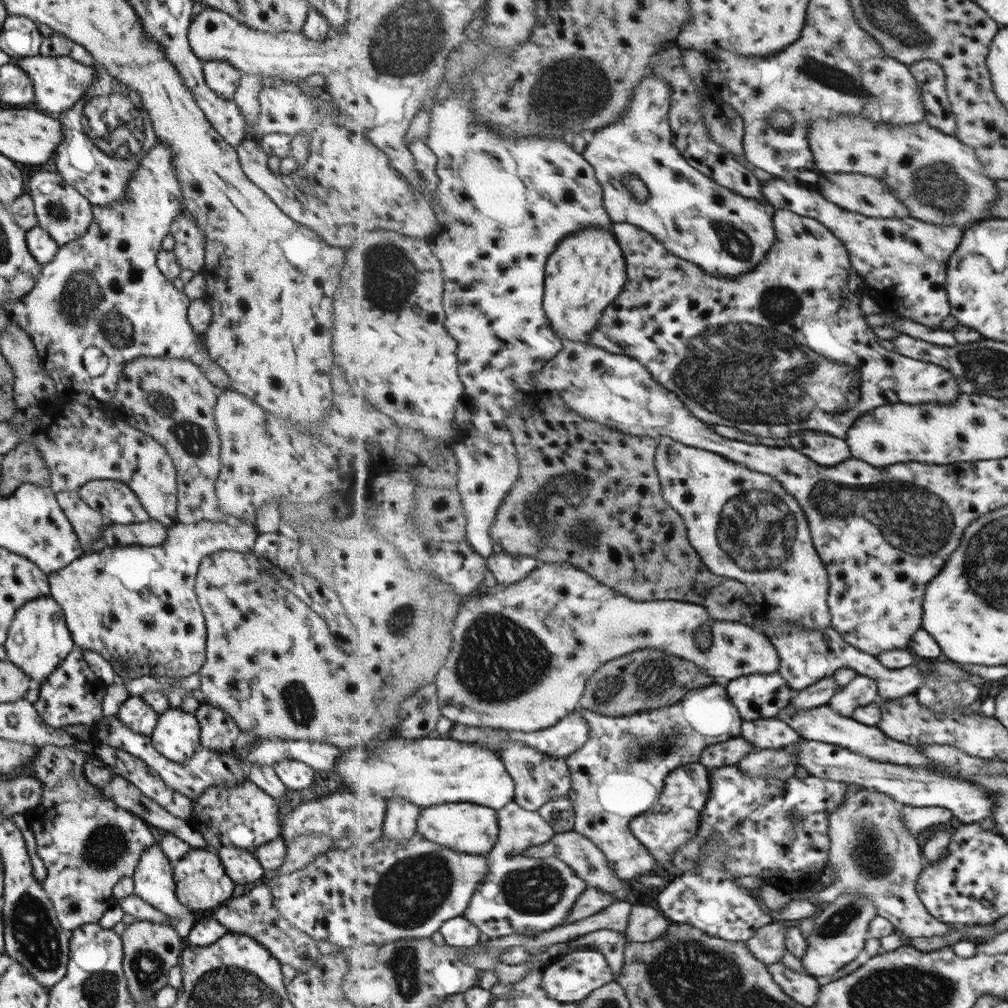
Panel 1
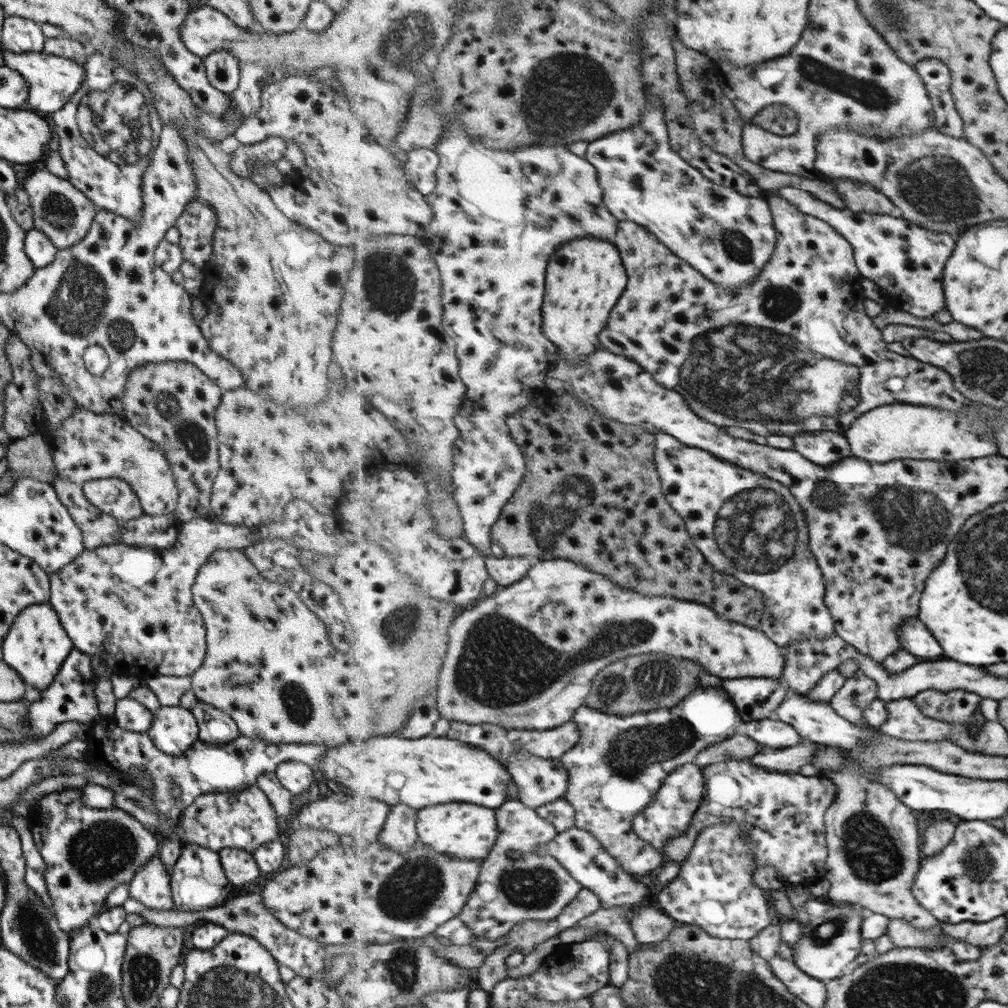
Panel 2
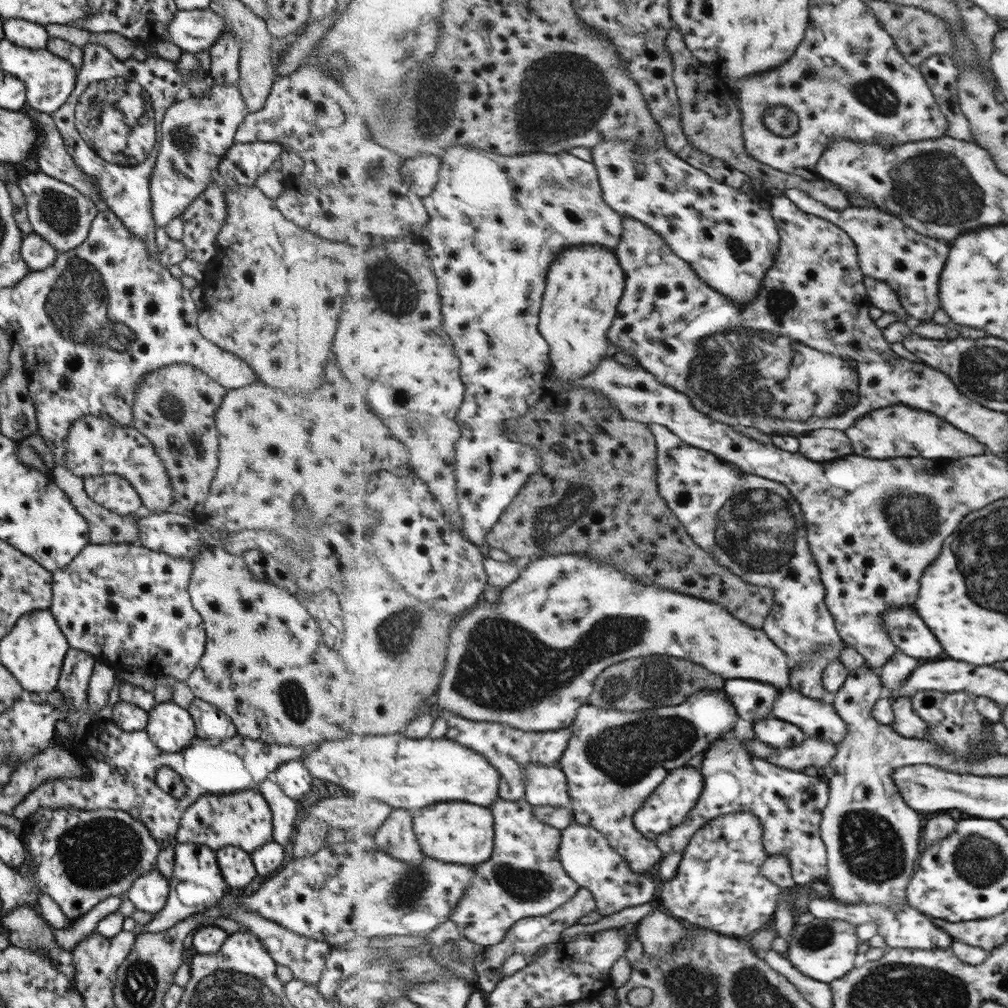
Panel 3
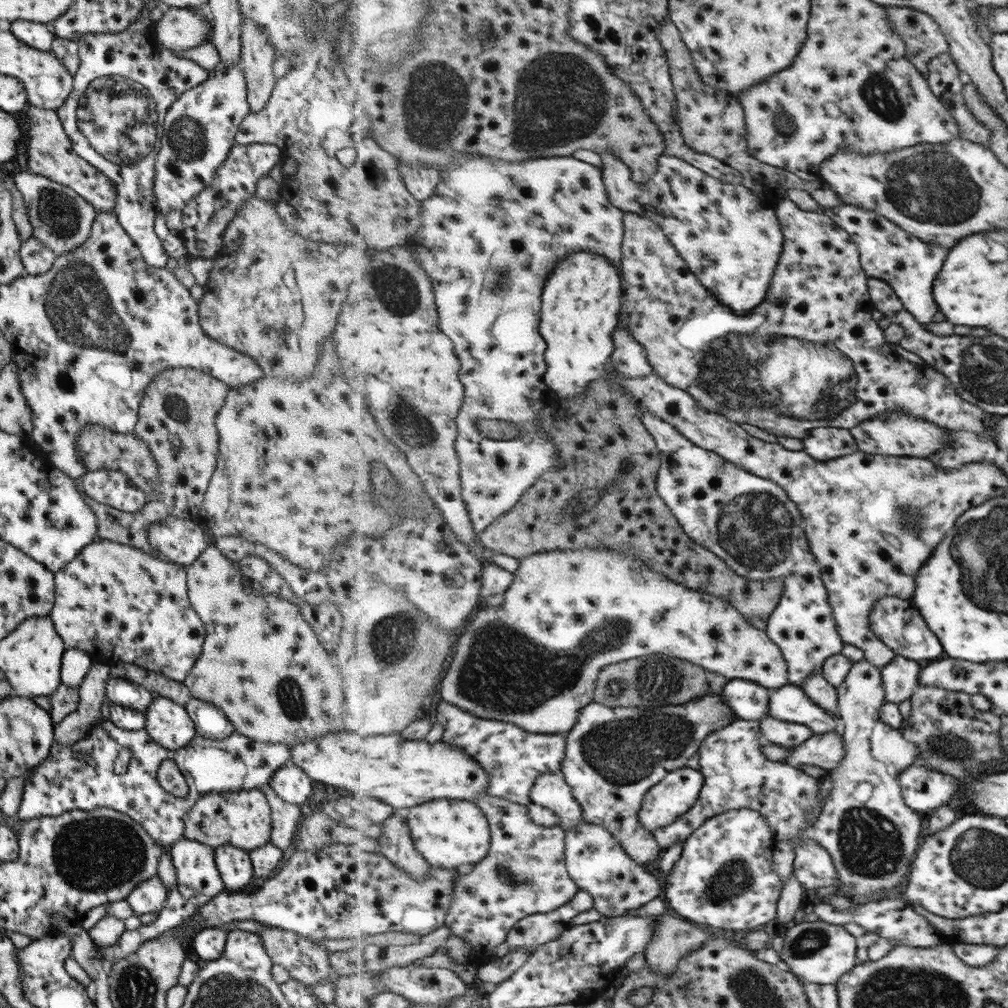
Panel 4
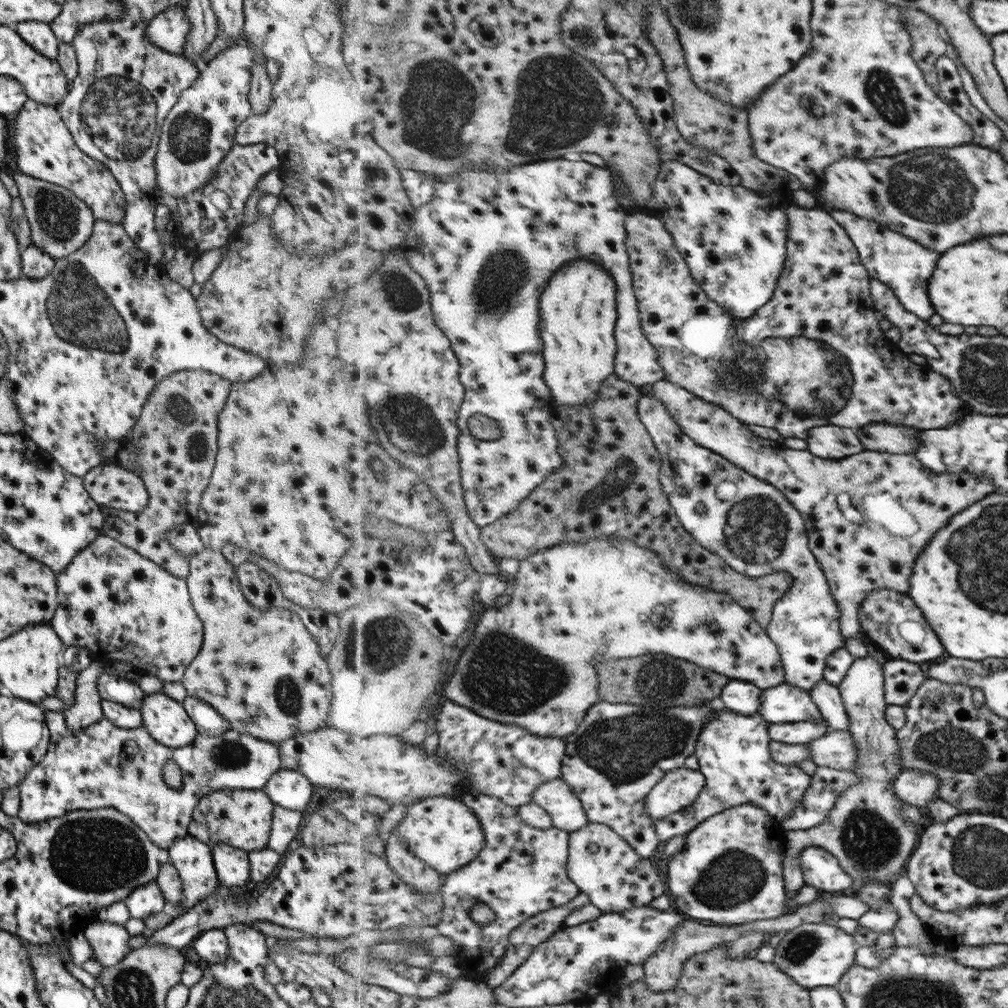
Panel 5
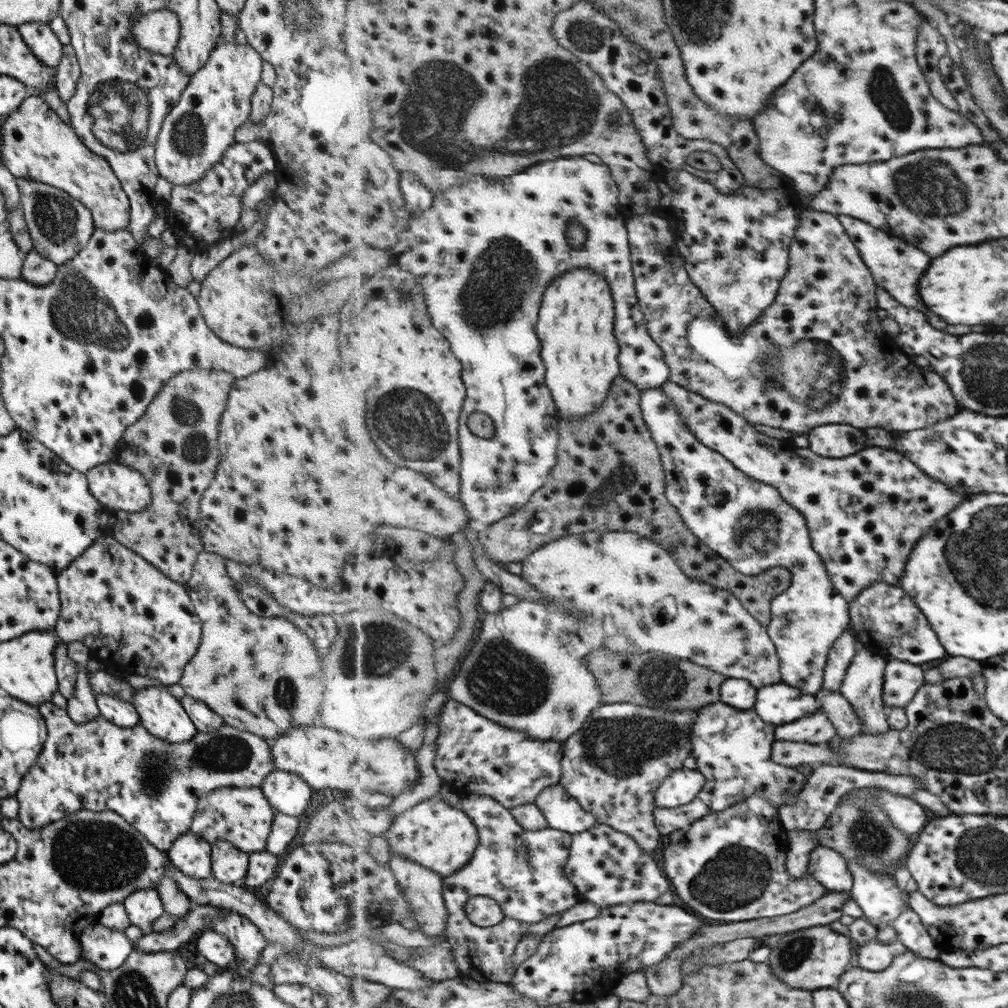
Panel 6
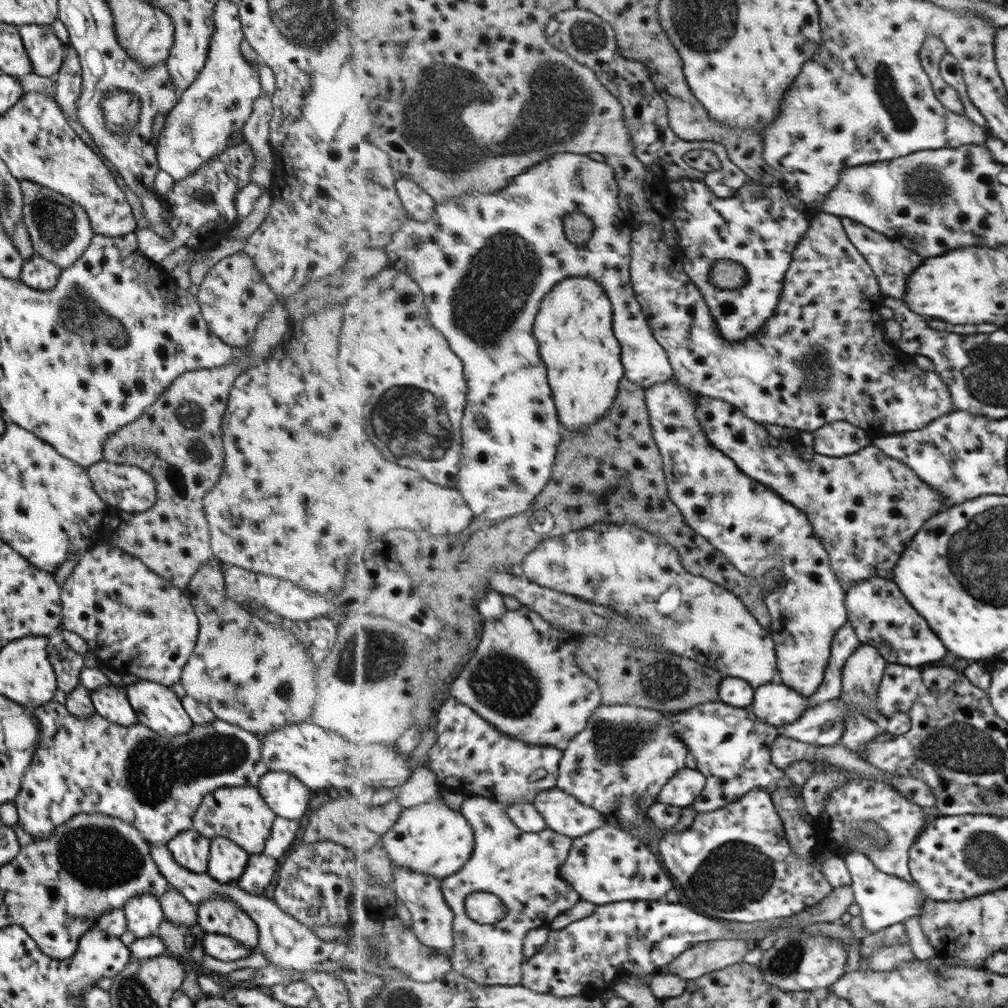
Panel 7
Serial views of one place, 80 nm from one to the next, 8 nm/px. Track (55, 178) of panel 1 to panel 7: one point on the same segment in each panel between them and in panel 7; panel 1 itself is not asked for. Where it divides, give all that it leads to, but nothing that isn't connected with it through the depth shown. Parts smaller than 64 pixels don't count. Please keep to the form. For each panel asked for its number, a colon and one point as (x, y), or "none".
2: (60, 211)
3: (56, 211)
4: (60, 219)
5: (60, 223)
6: (58, 225)
7: (59, 230)

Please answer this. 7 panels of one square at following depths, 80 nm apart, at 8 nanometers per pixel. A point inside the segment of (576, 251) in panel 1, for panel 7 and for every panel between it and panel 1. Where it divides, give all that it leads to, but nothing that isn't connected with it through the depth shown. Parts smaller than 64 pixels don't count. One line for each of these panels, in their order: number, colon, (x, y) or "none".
2: (586, 278)
3: (584, 286)
4: (582, 301)
5: (580, 304)
6: (577, 318)
7: (576, 324)

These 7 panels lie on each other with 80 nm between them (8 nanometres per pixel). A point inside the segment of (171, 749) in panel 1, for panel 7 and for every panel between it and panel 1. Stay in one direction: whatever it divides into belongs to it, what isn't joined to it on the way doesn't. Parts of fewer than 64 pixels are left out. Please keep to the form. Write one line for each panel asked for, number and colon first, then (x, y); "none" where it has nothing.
2: (173, 729)
3: (169, 727)
4: (167, 724)
5: (165, 720)
6: (160, 714)
7: (157, 707)

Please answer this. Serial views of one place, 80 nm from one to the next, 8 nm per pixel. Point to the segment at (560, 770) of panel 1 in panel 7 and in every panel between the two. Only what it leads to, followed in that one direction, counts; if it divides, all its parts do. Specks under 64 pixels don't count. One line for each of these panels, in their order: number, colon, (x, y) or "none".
2: (541, 781)
3: (546, 785)
4: (551, 790)
5: (565, 808)
6: (564, 812)
7: (564, 813)

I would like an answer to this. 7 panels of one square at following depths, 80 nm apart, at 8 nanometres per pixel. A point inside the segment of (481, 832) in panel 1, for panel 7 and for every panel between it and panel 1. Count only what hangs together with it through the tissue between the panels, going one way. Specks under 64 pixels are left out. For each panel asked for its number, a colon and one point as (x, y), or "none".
2: (460, 830)
3: (459, 832)
4: (449, 833)
5: (443, 831)
6: (444, 838)
7: (431, 838)

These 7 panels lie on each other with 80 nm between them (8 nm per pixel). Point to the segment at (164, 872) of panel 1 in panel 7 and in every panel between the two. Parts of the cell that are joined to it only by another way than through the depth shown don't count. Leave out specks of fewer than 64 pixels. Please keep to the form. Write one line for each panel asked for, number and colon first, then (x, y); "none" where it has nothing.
2: (150, 885)
3: (148, 892)
4: (148, 895)
5: (146, 899)
6: (142, 907)
7: (143, 913)

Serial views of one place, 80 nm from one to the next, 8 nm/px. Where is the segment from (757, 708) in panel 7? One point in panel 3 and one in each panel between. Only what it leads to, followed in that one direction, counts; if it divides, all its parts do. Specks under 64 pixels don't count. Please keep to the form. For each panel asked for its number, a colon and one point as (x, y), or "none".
3: (818, 719)
4: (790, 703)
5: (785, 703)
6: (780, 703)

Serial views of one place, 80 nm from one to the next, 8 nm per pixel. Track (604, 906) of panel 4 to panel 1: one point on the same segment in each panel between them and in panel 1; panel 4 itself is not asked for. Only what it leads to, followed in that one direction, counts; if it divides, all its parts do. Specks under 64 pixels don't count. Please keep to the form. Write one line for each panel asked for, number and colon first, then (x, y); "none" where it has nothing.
1: (583, 855)
2: (581, 852)
3: (587, 855)

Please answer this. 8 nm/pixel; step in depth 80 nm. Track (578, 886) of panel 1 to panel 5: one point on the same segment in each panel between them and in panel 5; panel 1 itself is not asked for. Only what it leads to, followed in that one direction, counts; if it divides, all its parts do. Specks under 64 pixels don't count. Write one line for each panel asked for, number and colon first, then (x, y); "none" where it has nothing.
2: (516, 884)
3: (525, 877)
4: (525, 873)
5: (523, 871)

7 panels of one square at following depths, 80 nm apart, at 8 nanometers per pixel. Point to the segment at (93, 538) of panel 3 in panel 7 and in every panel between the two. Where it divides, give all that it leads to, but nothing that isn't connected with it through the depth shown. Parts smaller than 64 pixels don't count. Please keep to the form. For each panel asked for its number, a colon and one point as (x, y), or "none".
4: (176, 414)
5: (174, 437)
6: (173, 445)
7: (177, 440)

